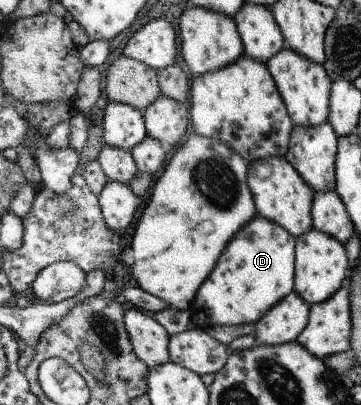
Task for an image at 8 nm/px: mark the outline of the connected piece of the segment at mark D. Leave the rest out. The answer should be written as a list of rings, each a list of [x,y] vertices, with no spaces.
[[[257,214],[232,237],[227,247],[225,257],[221,257],[191,305],[193,322],[199,328],[256,323],[294,291],[295,237],[277,222]]]

